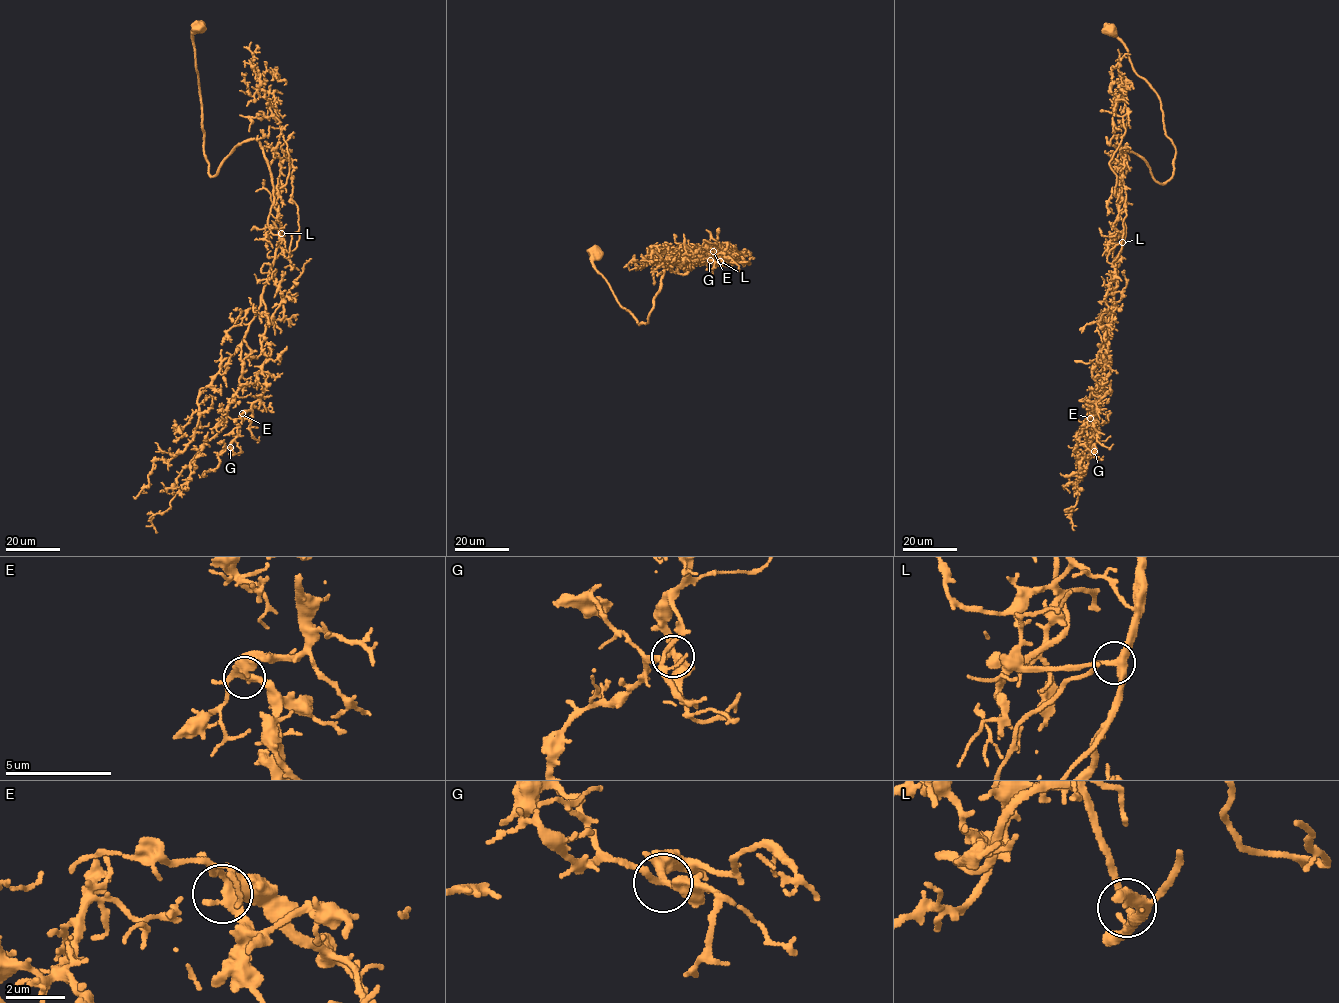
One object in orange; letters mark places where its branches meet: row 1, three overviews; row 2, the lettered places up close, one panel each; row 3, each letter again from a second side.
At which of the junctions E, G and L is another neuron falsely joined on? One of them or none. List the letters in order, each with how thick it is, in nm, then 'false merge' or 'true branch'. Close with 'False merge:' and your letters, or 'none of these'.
E: calibre 320 nm; true branch
G: calibre 240 nm; true branch
L: calibre 320 nm; true branch
False merge: none of these

